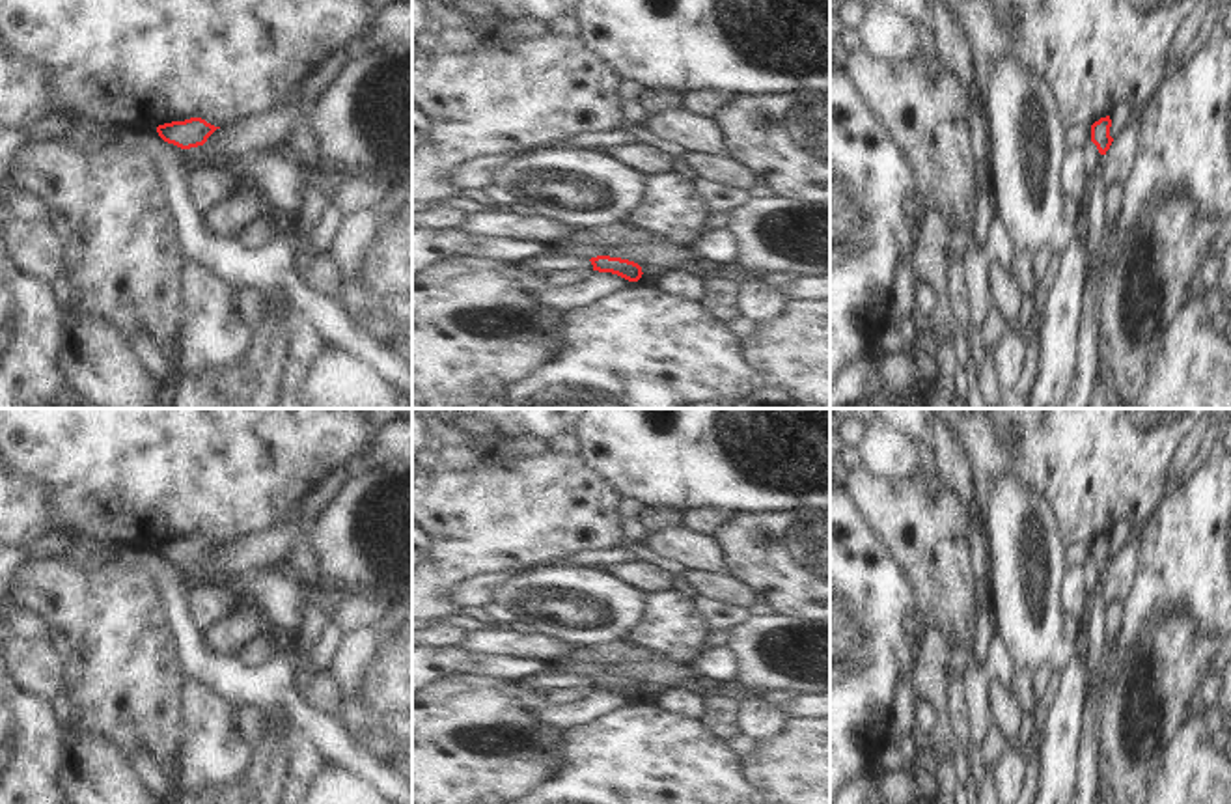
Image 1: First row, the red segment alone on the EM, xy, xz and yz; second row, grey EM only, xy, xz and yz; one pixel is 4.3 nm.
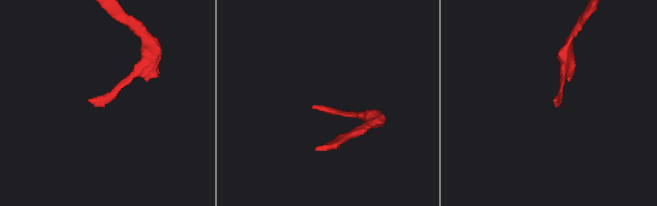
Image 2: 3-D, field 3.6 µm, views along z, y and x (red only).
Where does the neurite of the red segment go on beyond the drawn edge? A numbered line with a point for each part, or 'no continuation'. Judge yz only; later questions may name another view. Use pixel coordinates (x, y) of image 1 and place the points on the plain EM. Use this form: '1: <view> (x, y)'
no continuation

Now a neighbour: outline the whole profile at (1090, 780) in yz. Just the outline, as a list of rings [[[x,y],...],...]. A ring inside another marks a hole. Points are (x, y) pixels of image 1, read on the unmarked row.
[[[1093,694],[1087,698],[1087,716],[1084,724],[1086,729],[1080,739],[1080,759],[1076,765],[1076,787],[1071,804],[1095,804],[1102,795],[1100,709]]]

